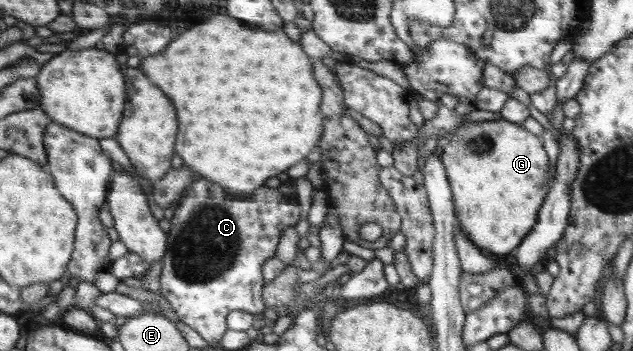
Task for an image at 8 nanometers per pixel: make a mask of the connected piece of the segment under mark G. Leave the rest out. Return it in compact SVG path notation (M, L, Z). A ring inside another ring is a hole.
M501 119L468 122L458 126L440 145L439 155L448 175L455 207L456 226L487 255L511 253L536 226L539 208L549 192L549 158L537 135L517 123Z

